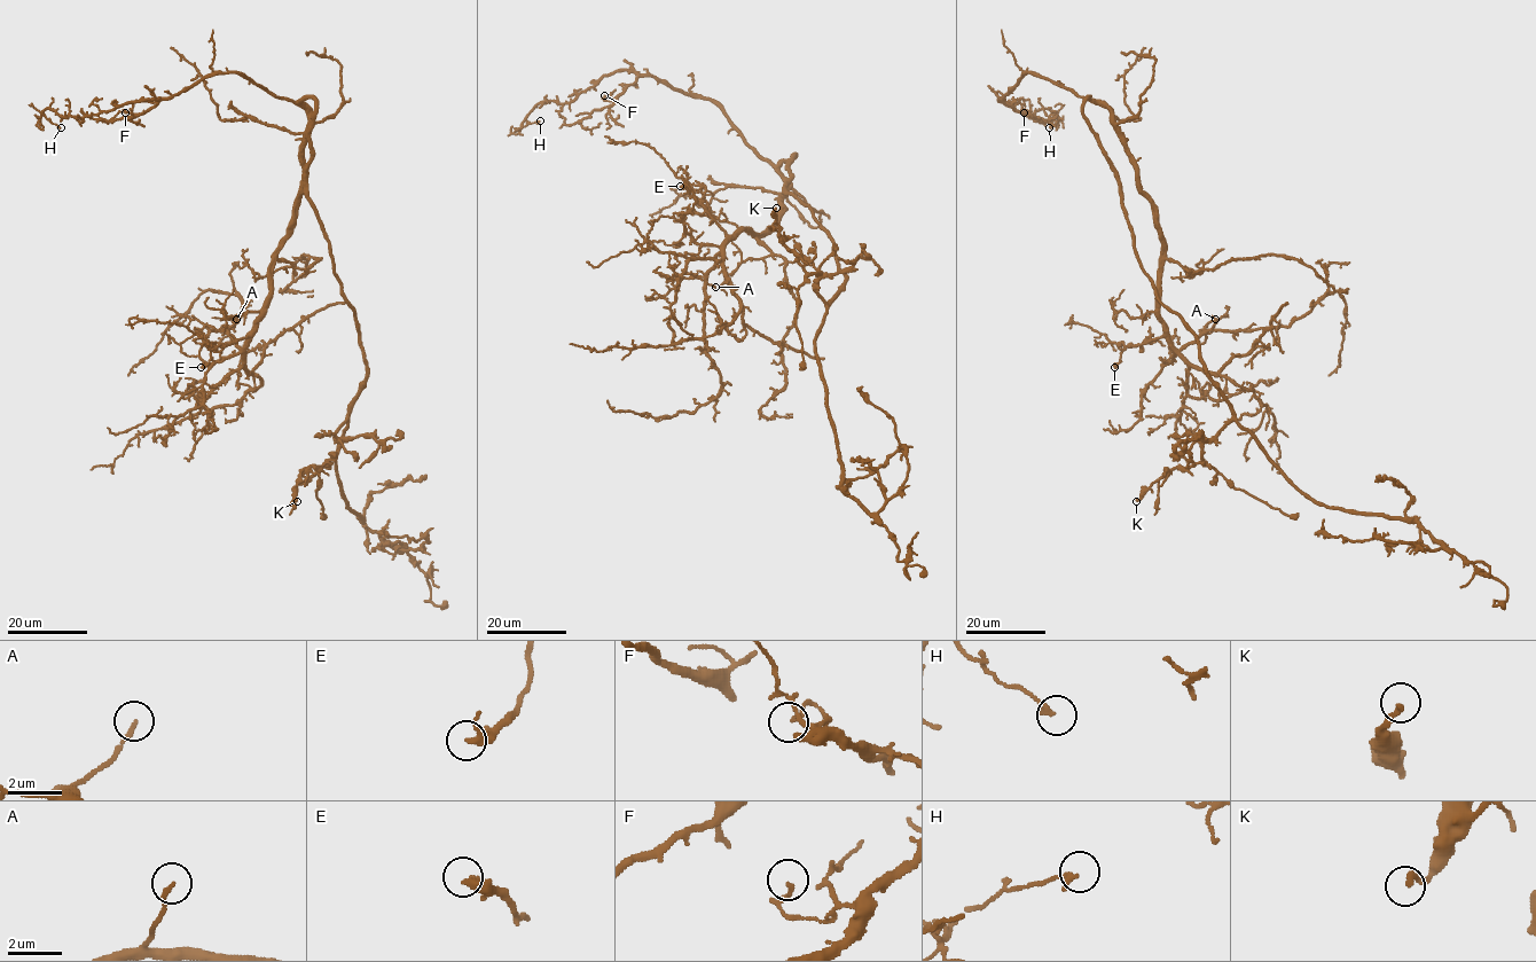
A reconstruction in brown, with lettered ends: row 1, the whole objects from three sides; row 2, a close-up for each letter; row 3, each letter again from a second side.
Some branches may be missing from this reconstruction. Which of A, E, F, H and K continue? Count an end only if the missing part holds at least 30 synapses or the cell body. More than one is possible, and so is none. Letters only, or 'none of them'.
none of them

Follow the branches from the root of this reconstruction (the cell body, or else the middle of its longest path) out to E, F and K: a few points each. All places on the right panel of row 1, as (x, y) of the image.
E: (1118, 179), (1083, 114), (1087, 98), (1109, 110), (1162, 242), (1164, 334), (1126, 346), (1114, 367)
F: (1118, 179), (1083, 114), (1089, 98), (1094, 102), (1026, 73), (1004, 96), (1017, 111), (1029, 111), (1024, 112)
K: (1118, 179), (1139, 264), (1194, 336), (1232, 415), (1203, 443), (1200, 462), (1174, 467), (1136, 501)

